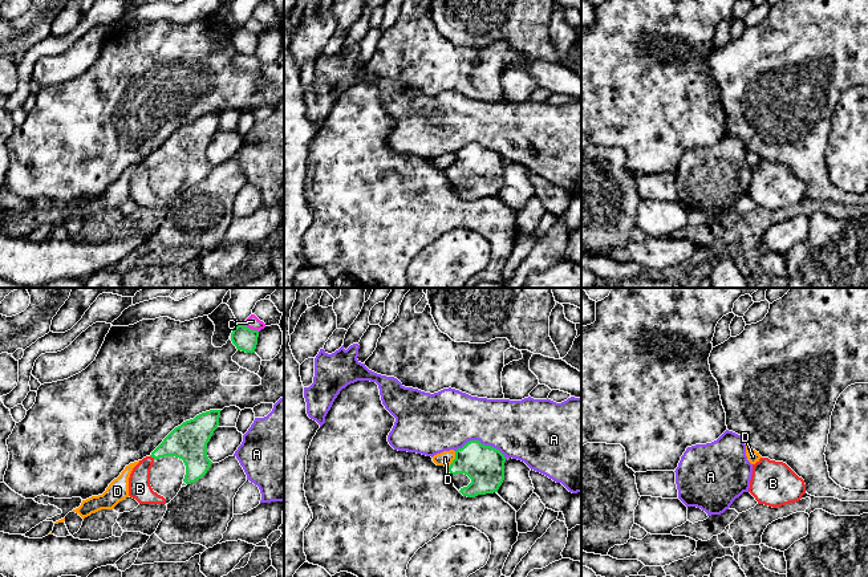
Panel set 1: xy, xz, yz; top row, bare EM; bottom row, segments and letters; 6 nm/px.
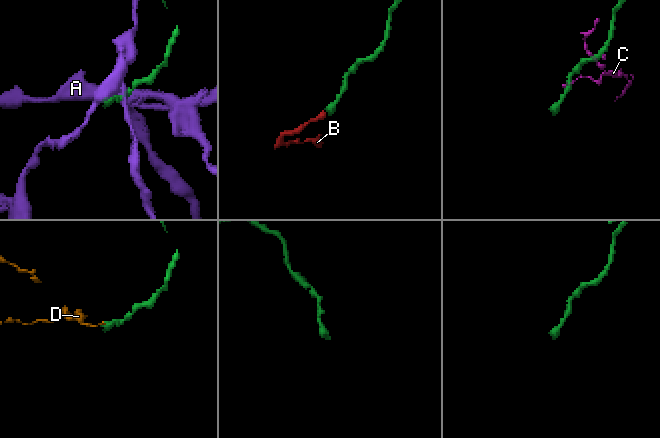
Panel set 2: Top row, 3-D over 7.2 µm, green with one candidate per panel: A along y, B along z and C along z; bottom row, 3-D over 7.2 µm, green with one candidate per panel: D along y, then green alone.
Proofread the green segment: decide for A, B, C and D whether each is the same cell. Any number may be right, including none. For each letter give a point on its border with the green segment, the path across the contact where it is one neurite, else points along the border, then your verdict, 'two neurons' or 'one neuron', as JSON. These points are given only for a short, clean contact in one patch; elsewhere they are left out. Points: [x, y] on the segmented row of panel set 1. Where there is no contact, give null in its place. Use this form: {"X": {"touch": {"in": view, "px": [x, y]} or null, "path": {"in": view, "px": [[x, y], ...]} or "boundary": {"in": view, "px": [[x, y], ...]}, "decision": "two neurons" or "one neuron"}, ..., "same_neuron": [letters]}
{"A": {"touch": {"in": "xz", "px": [479, 442]}, "decision": "two neurons"}, "B": {"touch": {"in": "xy", "px": [153, 456]}, "path": {"in": "xy", "px": [[189, 442], [175, 443], [153, 456], [141, 471], [140, 488]]}, "decision": "one neuron"}, "C": {"touch": {"in": "xy", "px": [248, 328]}, "boundary": {"in": "xy", "px": [[242, 324], [258, 332]]}, "decision": "two neurons"}, "D": {"touch": {"in": "xz", "px": [454, 459]}, "boundary": {"in": "xz", "px": [[455, 451], [455, 458], [449, 467]]}, "decision": "two neurons"}, "same_neuron": ["B"]}

